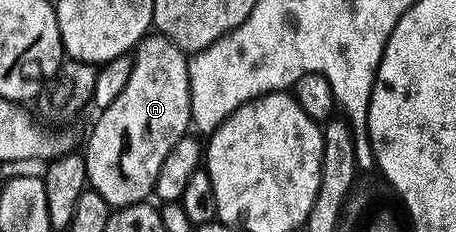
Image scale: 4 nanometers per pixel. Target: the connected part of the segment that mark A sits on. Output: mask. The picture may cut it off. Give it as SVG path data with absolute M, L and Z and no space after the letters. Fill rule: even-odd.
M148 34L135 45L131 61L129 83L117 94L114 102L98 113L91 137L87 140L87 183L112 209L127 204L142 204L154 193L155 179L161 162L181 137L188 135L191 123L191 95L189 94L188 53L181 51L173 41L158 34Z

